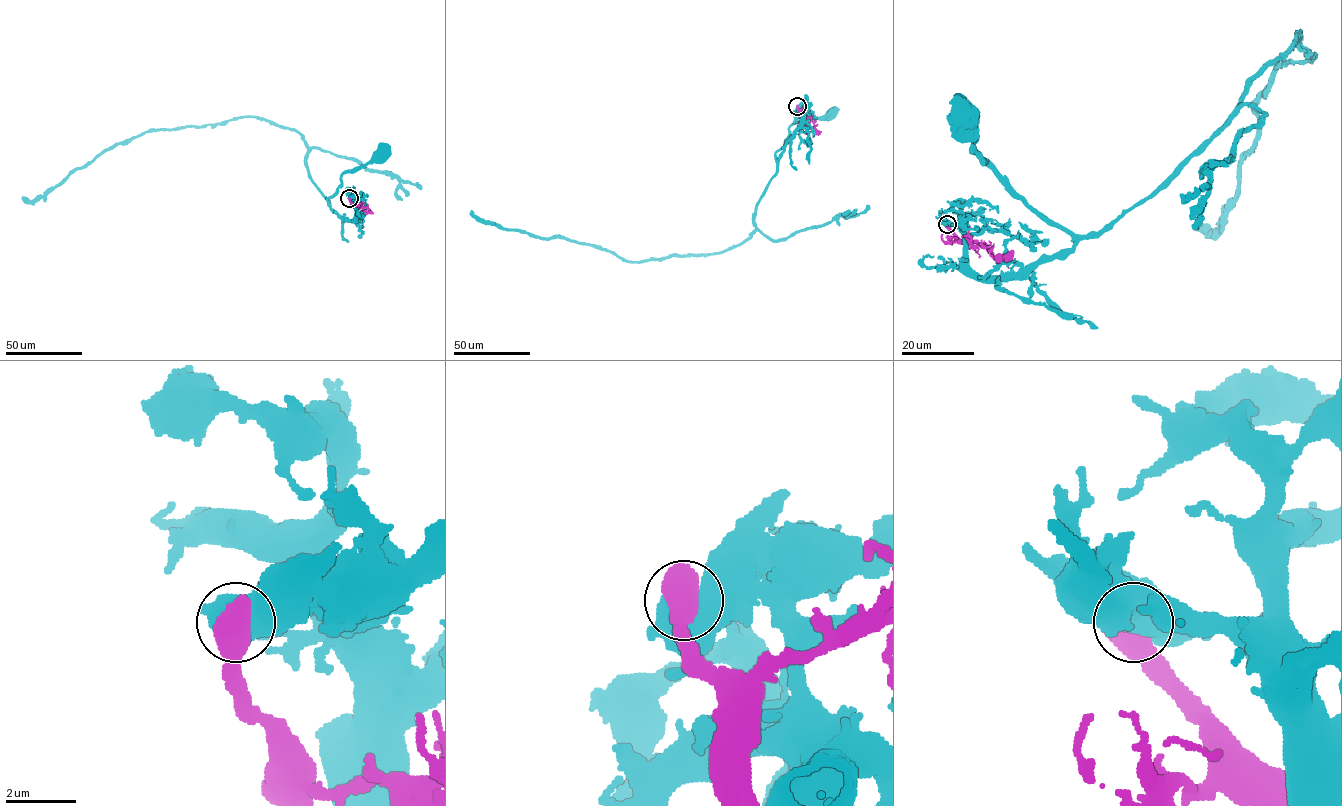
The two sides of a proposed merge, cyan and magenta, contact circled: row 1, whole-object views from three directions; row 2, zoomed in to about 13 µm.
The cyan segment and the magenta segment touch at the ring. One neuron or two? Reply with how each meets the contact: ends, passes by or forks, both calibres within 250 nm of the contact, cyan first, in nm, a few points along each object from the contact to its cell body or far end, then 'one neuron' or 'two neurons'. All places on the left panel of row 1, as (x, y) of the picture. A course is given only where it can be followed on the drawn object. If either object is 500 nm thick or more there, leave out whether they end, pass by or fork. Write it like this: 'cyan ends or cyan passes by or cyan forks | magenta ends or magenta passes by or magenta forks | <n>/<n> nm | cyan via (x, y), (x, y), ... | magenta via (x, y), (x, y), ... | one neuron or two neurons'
650/950 nm | cyan via (349, 198), (355, 201), (355, 216), (345, 220), (327, 198), (344, 173), (365, 166), (382, 151) | magenta via (349, 198), (351, 205), (359, 211), (373, 213) | two neurons

